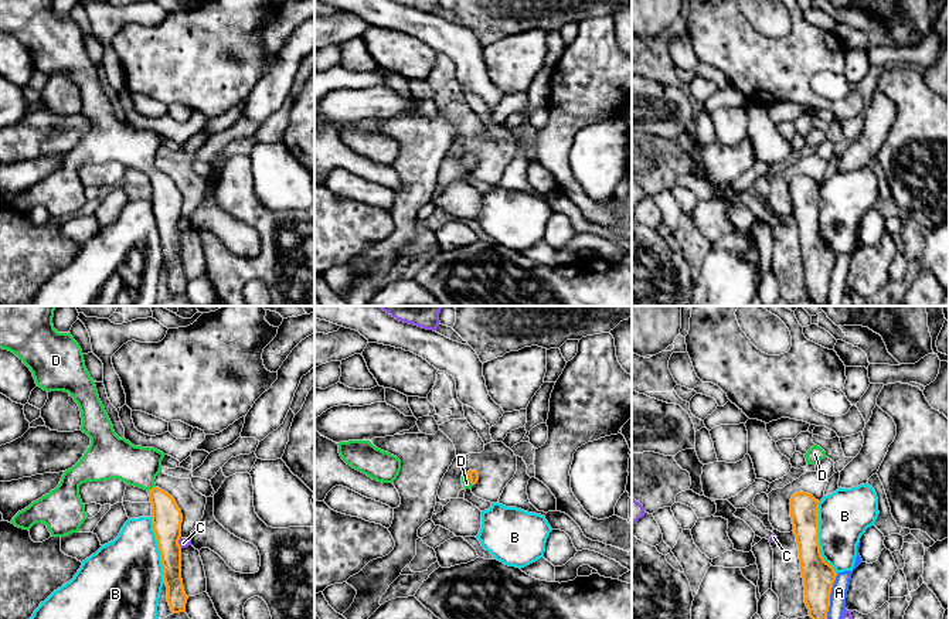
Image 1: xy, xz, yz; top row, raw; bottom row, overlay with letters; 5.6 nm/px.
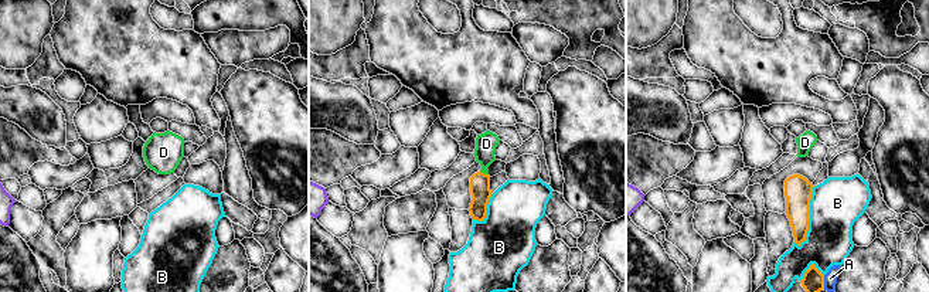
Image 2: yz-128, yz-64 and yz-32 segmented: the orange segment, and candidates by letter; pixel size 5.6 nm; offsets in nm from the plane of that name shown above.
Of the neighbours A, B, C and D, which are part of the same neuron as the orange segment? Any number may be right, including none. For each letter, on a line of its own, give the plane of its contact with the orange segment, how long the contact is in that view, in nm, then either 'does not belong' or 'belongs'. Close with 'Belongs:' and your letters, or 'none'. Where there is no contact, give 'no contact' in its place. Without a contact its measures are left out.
A: meets orange in yz; contact 280 nm long; does not belong
B: meets orange in yz; contact 420 nm long; does not belong
C: meets orange in xy; contact 70 nm long; does not belong
D: meets orange in xy; contact 60 nm long; belongs
Belongs: D

